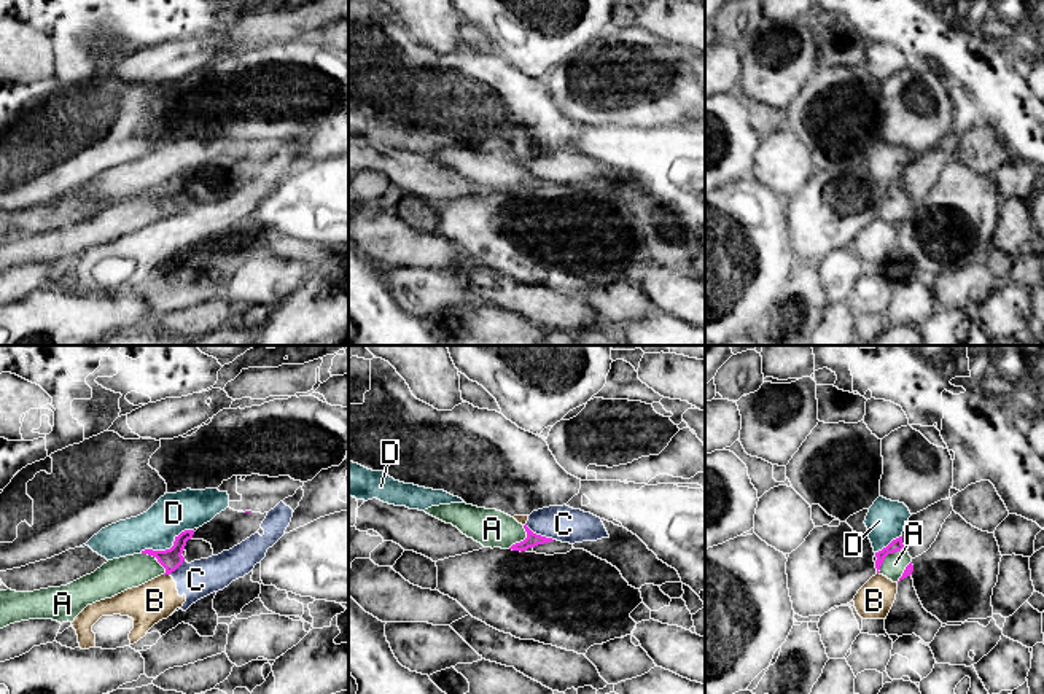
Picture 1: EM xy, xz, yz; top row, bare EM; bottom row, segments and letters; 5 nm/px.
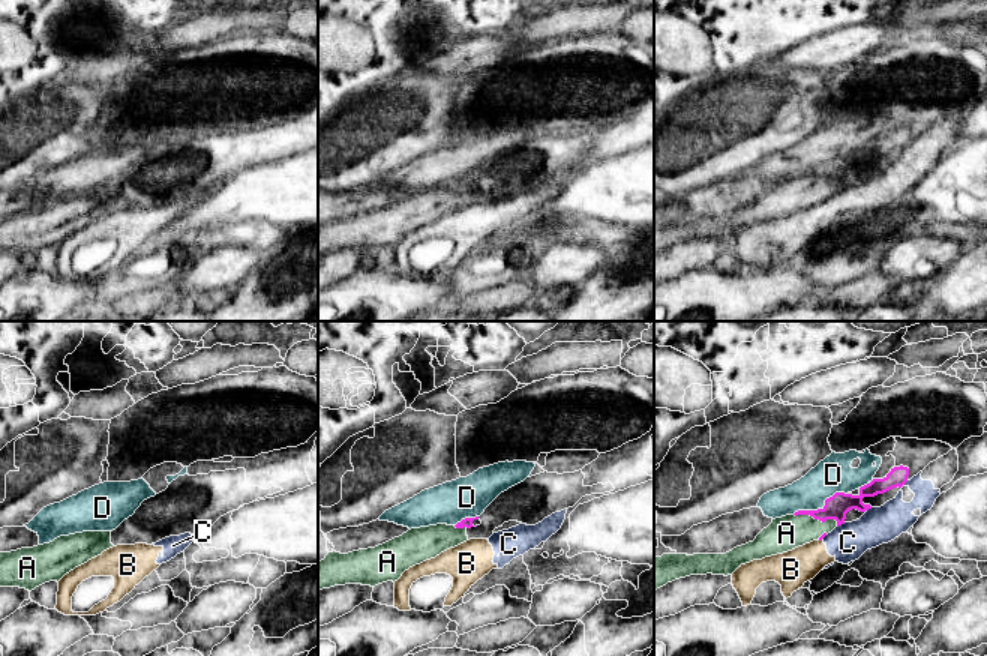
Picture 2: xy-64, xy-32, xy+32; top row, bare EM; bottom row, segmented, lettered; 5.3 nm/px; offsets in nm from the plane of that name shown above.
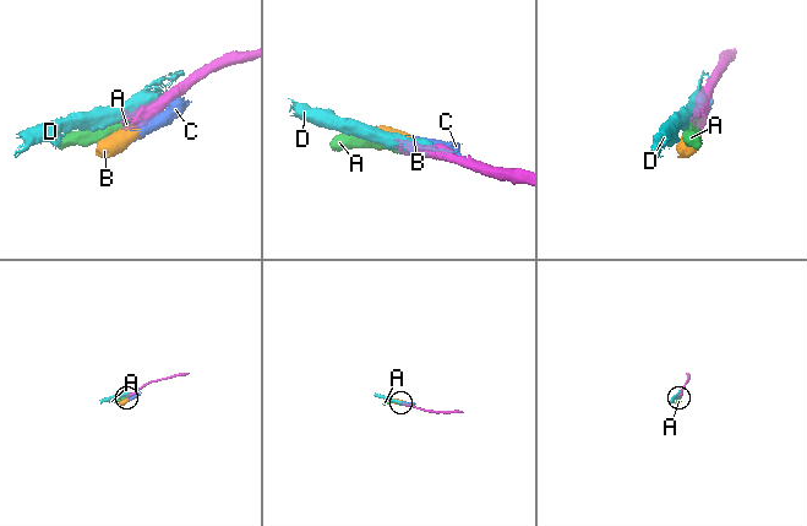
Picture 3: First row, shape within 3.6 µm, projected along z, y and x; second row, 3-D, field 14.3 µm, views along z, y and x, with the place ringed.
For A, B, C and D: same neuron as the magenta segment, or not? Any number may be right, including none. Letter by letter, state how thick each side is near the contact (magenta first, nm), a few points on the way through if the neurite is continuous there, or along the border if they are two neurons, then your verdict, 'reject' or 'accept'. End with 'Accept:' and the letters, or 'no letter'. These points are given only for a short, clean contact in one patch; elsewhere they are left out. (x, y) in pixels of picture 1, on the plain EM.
A: calibres 70 and 120 nm; way yz (896, 188), (887, 198), (895, 207); accept
B: calibres 110 and 200 nm; border xy (164, 217), (169, 218); reject
C: calibres 70 and 180 nm; reject
D: calibres 110 and 200 nm; reject
Accept: A

